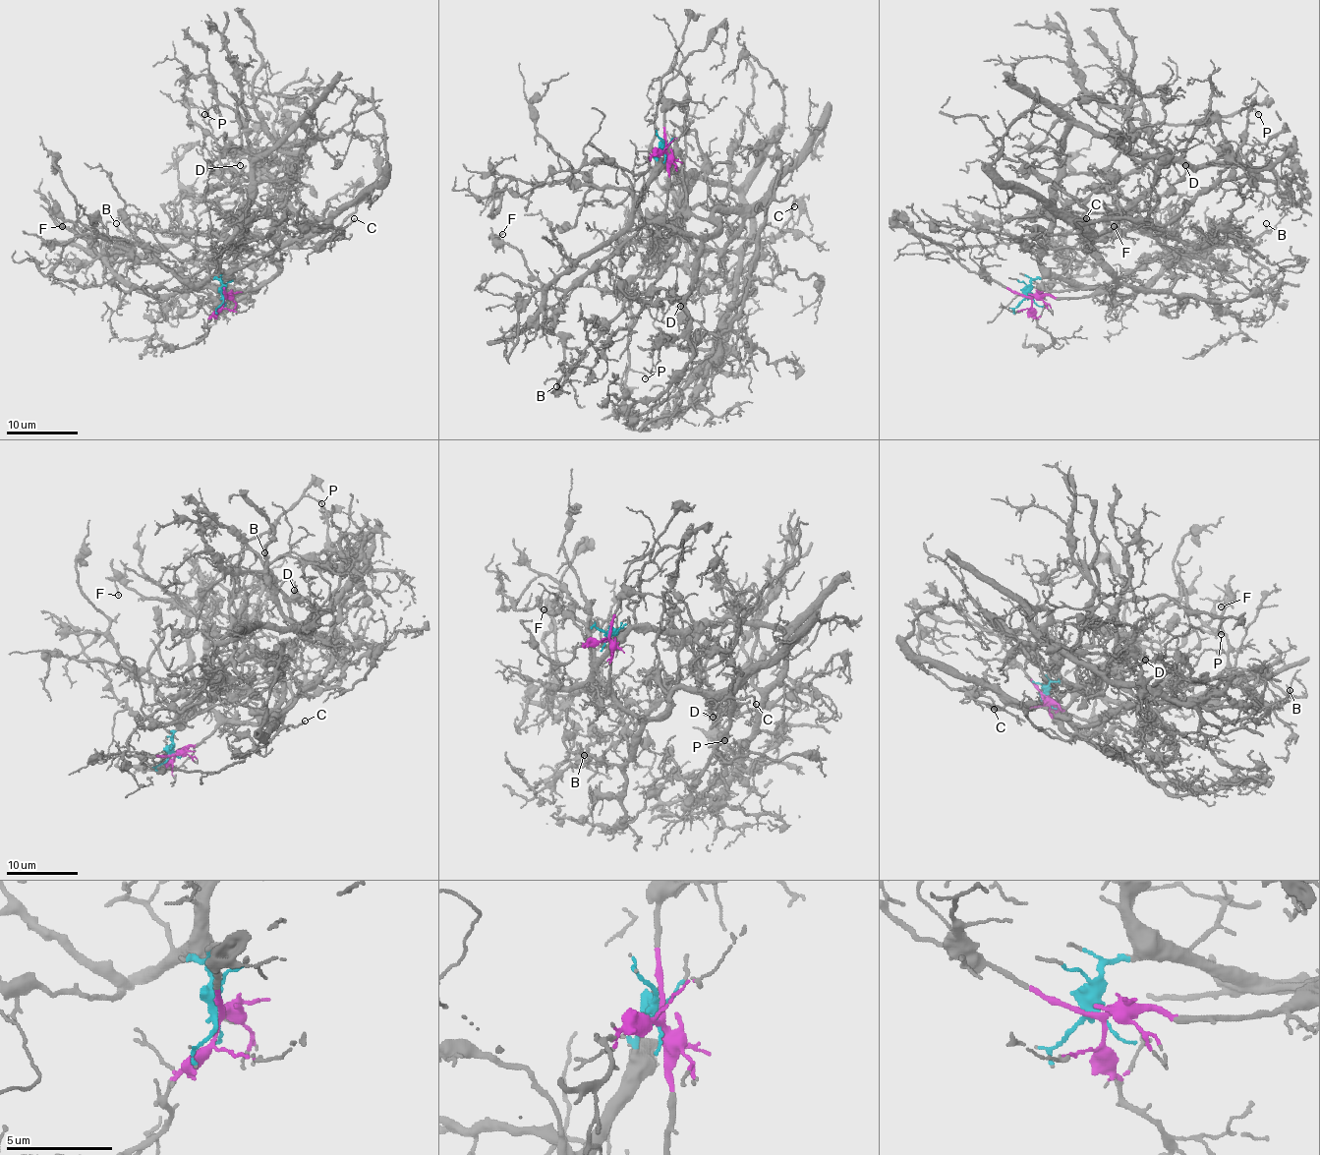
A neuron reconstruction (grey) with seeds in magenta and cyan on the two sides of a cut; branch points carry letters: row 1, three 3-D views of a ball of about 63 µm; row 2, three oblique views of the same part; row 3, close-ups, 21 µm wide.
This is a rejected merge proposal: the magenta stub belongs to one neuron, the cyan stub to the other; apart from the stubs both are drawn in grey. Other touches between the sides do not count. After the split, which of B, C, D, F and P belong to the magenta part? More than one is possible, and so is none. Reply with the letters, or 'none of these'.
B, C, D, F

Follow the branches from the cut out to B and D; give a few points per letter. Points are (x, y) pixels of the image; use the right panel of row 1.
B: (1031, 299), (1099, 295), (1120, 286), (1167, 289), (1176, 280), (1169, 258), (1177, 243), (1249, 243), (1265, 223)
D: (1031, 299), (1115, 288), (1090, 243), (1147, 189), (1163, 160), (1182, 158), (1184, 166)

